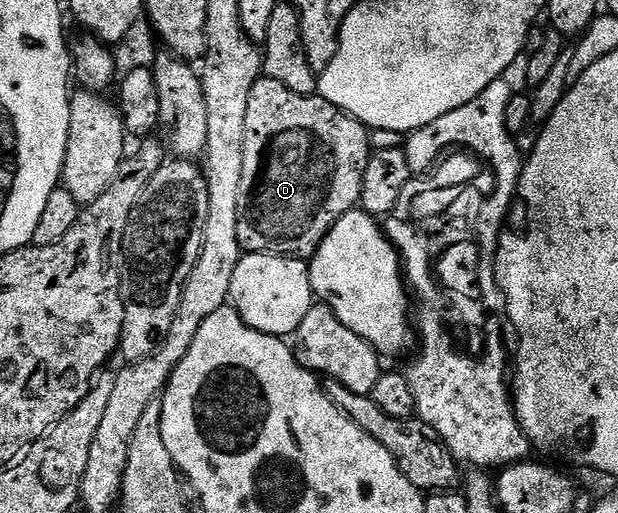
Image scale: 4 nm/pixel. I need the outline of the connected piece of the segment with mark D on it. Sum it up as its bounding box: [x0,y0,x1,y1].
[238,76,370,259]

